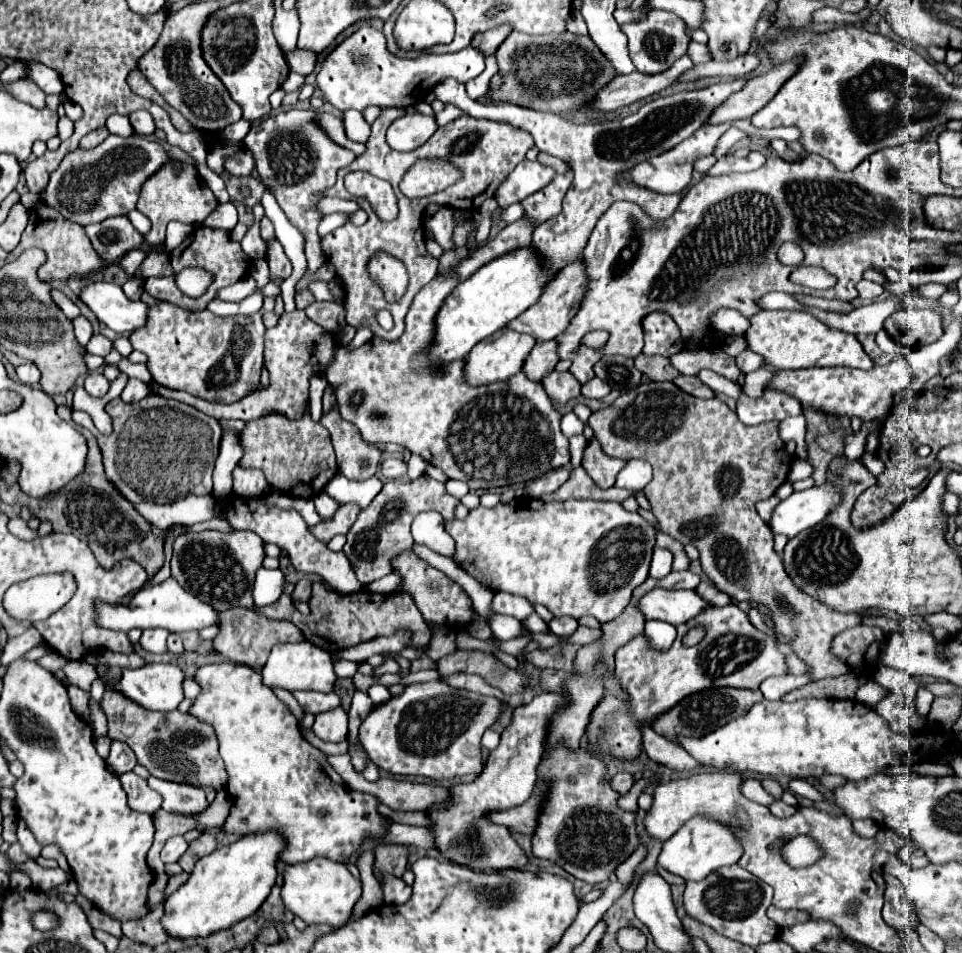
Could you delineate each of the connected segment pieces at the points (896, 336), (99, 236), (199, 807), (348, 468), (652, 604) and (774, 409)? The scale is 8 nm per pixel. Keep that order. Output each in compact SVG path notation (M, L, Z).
M909 309L895 311L887 317L883 329L893 341L901 341L907 347L923 347L943 335L939 311L919 311L917 321L909 321Z
M109 217L101 223L87 225L85 229L93 249L109 263L133 249L139 249L143 243L141 233L127 217Z
M149 777L147 783L151 785L151 789L161 793L163 809L167 813L199 815L209 807L203 789L195 789L195 787L189 787L189 785L175 785L175 783L169 783L169 781L159 781L155 777Z
M333 405L331 411L321 417L321 423L331 433L341 475L351 481L365 481L379 471L381 451L361 439L359 429L341 417L337 405Z
M661 587L643 595L637 603L637 611L645 619L661 619L671 625L681 625L689 621L703 607L707 607L707 603L693 589L675 591Z
M765 387L763 395L757 399L751 399L741 389L741 395L737 399L737 415L745 425L759 425L763 421L773 421L773 419L783 421L799 413L801 413L799 399L777 389Z

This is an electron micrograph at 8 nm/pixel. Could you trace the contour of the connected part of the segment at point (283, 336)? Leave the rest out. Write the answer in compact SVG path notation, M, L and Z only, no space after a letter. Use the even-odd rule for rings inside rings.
M297 309L293 313L283 313L279 323L273 329L267 329L265 333L265 367L269 369L269 379L271 379L267 389L257 389L251 395L231 404L201 401L183 391L161 389L161 385L155 385L155 391L161 393L163 397L189 403L207 415L215 415L217 419L225 417L225 419L251 421L263 417L265 413L283 413L291 419L299 419L301 413L305 413L305 403L309 401L309 379L311 375L325 373L327 365L331 363L335 347L337 347L335 335L321 329L305 315L305 311Z

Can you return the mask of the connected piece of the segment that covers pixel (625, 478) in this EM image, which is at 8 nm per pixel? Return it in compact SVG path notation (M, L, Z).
M629 459L625 469L617 475L617 487L635 491L643 489L651 481L651 465L643 459Z

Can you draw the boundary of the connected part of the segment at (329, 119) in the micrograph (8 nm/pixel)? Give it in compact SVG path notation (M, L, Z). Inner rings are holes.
M319 113L319 125L327 131L327 135L329 135L337 145L341 145L341 147L345 147L345 149L351 149L351 151L357 153L357 155L361 155L361 153L365 151L365 145L353 143L351 139L347 139L341 117L335 117L335 115L329 115L329 113Z

